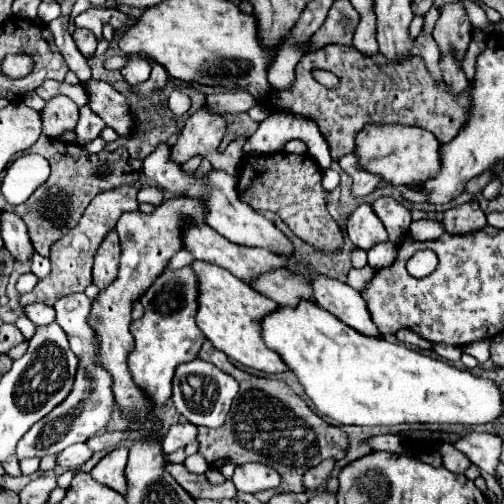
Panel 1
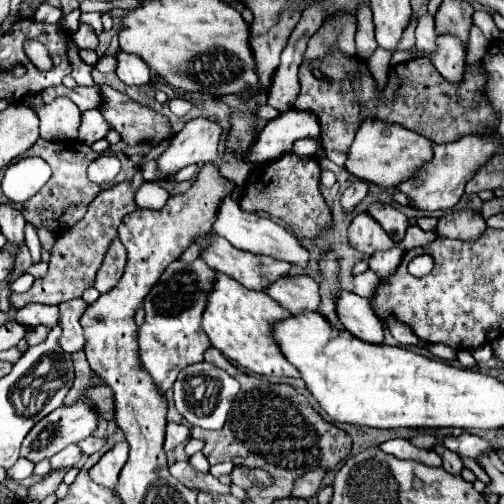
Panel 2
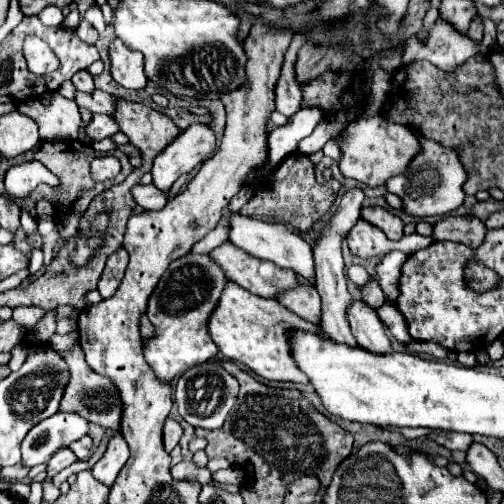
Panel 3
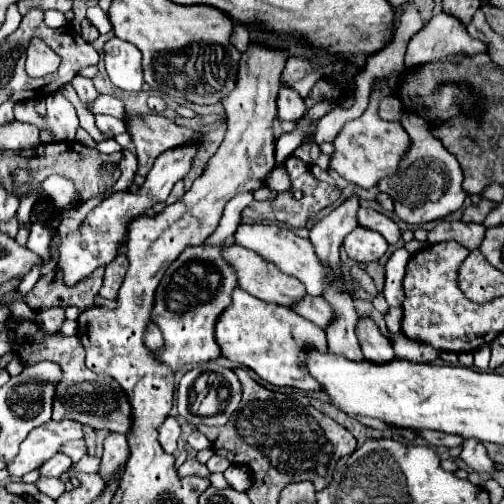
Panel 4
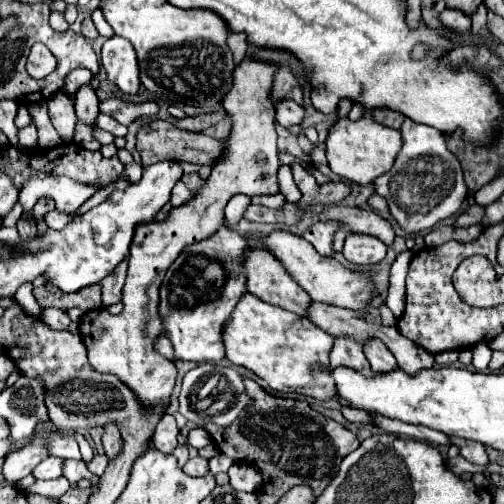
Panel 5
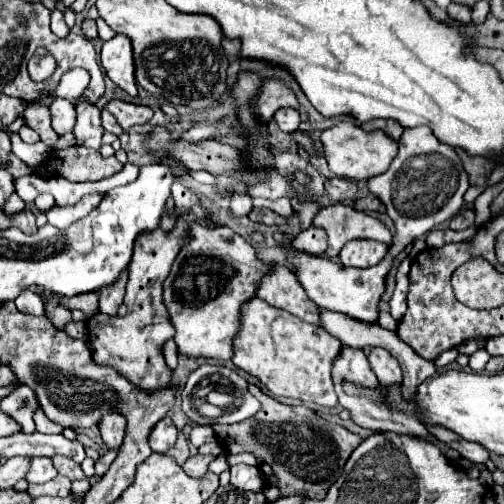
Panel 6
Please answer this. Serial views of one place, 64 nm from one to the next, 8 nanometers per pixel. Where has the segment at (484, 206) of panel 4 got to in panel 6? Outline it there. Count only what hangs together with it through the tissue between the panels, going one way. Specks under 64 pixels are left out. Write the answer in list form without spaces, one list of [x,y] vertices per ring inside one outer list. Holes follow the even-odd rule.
[[[468,208],[468,210],[456,214],[456,216],[450,220],[450,228],[454,228],[454,230],[464,230],[464,228],[472,226],[474,220],[476,220],[476,212],[474,212],[472,208]]]

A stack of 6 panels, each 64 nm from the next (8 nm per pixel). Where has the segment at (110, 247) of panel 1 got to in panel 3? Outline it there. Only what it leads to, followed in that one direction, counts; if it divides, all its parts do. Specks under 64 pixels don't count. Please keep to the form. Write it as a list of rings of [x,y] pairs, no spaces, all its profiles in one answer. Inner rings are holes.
[[[118,248],[112,256],[108,256],[106,268],[98,280],[98,292],[102,298],[108,298],[116,292],[118,284],[122,282],[126,266],[128,266],[128,252],[124,248]]]

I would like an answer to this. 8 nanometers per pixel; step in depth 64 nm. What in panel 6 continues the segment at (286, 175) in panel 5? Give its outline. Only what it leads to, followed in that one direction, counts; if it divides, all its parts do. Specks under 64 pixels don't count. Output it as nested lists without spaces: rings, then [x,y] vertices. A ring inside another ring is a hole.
[[[293,198],[291,200],[292,207],[299,214],[300,226],[302,230],[309,228],[312,225],[312,220],[314,216],[322,209],[322,206],[319,203],[311,202],[304,203],[304,205],[300,205],[301,203]]]

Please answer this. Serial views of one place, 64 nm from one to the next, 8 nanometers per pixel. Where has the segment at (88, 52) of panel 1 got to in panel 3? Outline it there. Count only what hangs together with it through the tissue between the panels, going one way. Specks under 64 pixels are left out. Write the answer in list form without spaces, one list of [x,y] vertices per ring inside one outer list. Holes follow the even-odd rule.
[[[82,20],[80,26],[76,28],[76,36],[78,36],[82,42],[86,42],[86,44],[96,44],[96,40],[98,40],[96,28],[92,28],[92,24],[88,24],[86,20]]]

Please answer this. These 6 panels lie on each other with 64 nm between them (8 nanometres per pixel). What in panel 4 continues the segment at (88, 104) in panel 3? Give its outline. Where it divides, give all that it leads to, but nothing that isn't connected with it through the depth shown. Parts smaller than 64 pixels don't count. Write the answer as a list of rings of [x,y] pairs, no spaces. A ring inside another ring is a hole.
[[[98,94],[96,100],[92,100],[92,110],[96,114],[110,114],[116,116],[120,120],[124,120],[124,104],[114,98],[114,96],[106,96],[106,94]]]

